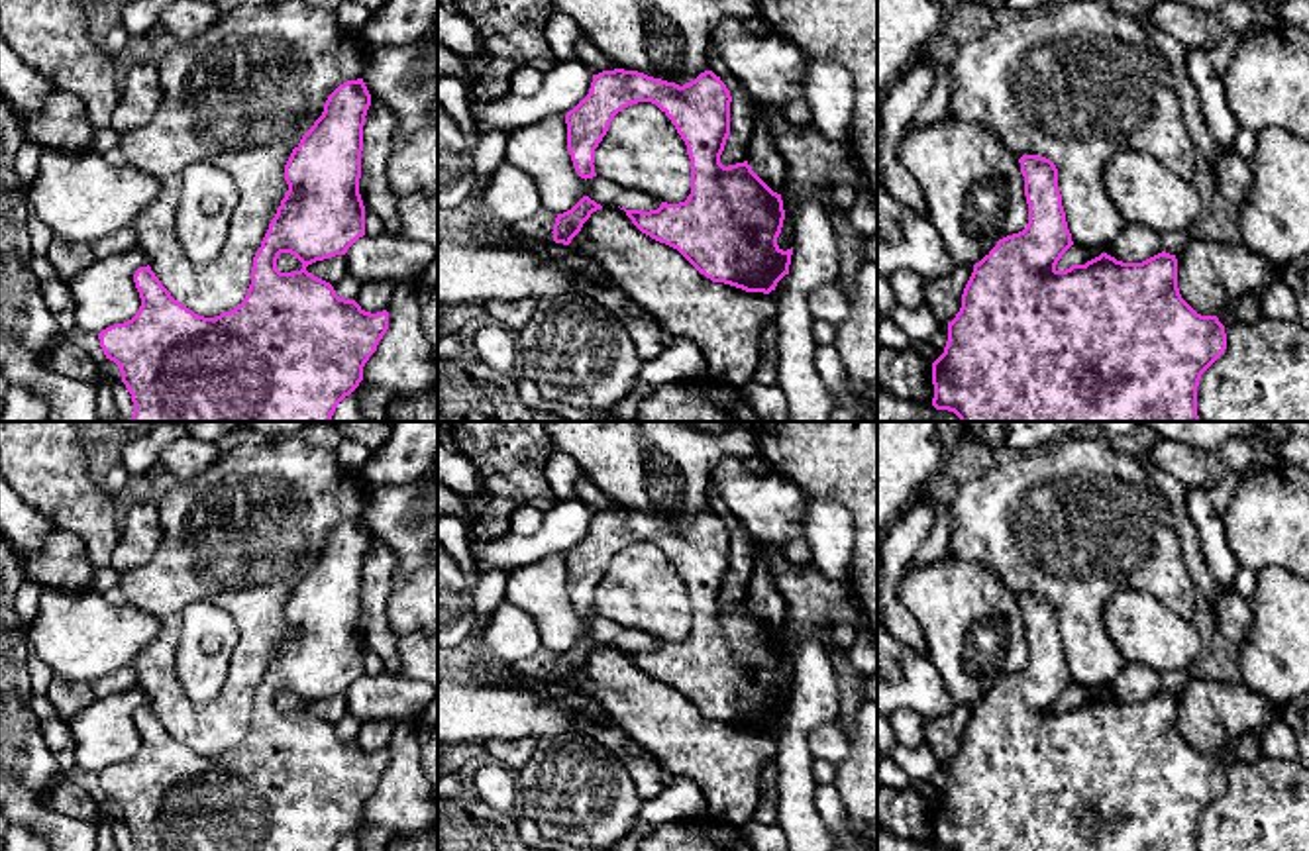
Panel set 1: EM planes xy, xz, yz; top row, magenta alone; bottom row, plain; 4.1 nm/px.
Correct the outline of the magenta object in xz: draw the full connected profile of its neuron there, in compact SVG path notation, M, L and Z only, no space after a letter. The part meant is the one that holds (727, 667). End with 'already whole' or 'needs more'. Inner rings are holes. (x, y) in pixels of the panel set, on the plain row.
M602 510L593 514L589 533L565 553L567 588L581 618L593 618L595 588L608 571L610 561L624 547L652 541L675 565L687 584L691 598L691 633L685 641L661 641L657 649L626 649L632 663L652 678L677 688L701 714L712 722L724 722L746 731L769 733L789 714L793 686L783 690L777 676L783 667L785 649L781 633L773 631L748 604L724 606L720 594L730 575L730 529L712 510L679 526L638 510Z; already whole

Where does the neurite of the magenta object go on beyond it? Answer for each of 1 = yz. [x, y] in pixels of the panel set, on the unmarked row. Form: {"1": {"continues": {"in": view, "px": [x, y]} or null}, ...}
{"1": {"continues": null}}

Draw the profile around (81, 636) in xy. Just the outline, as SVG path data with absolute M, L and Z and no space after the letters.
M94 586L84 590L41 588L39 614L27 631L31 653L47 663L55 676L69 682L92 682L133 665L139 651L157 635L159 622L153 616L128 602L112 606Z

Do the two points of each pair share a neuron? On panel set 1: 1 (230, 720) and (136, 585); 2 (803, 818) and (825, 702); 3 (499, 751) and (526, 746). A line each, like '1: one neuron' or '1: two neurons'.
1: one neuron
2: one neuron
3: one neuron

